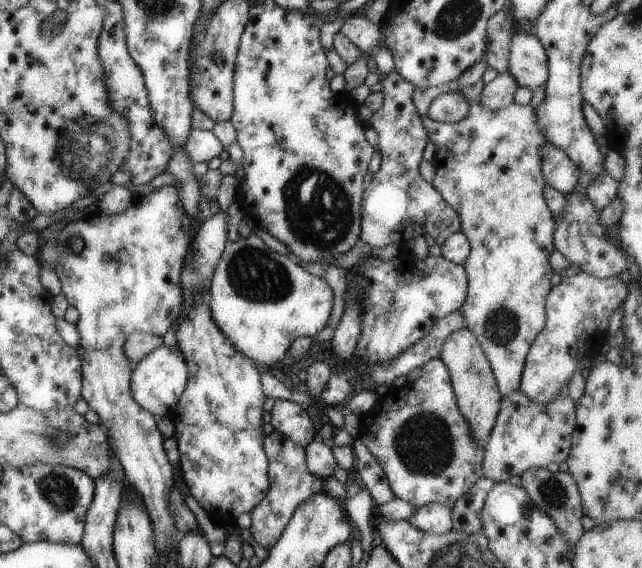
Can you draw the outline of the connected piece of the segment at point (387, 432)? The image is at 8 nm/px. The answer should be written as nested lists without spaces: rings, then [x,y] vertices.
[[[437,357],[431,358],[419,367],[419,376],[413,382],[406,382],[401,388],[395,388],[387,385],[383,391],[379,392],[379,400],[371,406],[371,409],[361,416],[361,424],[359,431],[354,439],[358,439],[366,448],[373,454],[377,463],[381,466],[384,478],[388,481],[393,497],[398,497],[400,500],[413,504],[416,508],[421,507],[429,502],[437,502],[451,509],[457,498],[464,494],[478,477],[482,476],[481,462],[484,456],[483,446],[477,445],[471,441],[468,425],[465,423],[464,417],[459,413],[456,399],[452,390],[448,371],[445,369],[443,362]]]

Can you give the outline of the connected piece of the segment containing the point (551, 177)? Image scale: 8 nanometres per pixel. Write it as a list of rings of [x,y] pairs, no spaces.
[[[547,142],[542,147],[541,171],[546,186],[567,195],[574,190],[580,172],[570,164],[567,156],[554,145]]]

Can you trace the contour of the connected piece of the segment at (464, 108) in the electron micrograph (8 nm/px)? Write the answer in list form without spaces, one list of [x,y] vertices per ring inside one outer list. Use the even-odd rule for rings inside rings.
[[[445,92],[431,100],[426,116],[437,123],[455,123],[465,119],[469,108],[468,99],[461,92]]]

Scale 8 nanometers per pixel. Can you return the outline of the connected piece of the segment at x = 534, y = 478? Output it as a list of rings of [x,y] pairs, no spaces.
[[[529,468],[519,477],[521,478],[521,488],[529,498],[530,504],[542,511],[552,521],[562,542],[566,543],[569,549],[573,549],[584,529],[580,522],[583,518],[581,500],[571,476],[559,471],[551,473],[547,469]]]

